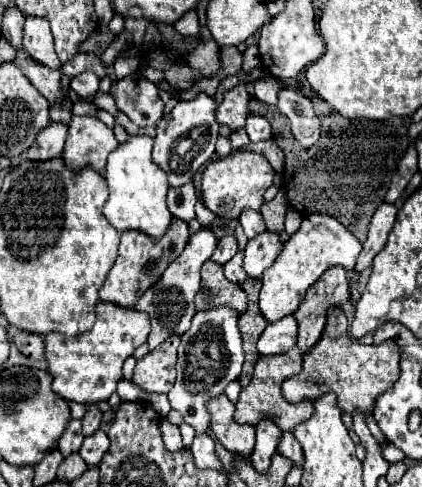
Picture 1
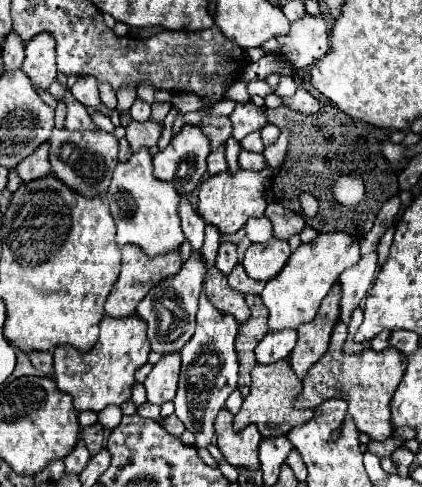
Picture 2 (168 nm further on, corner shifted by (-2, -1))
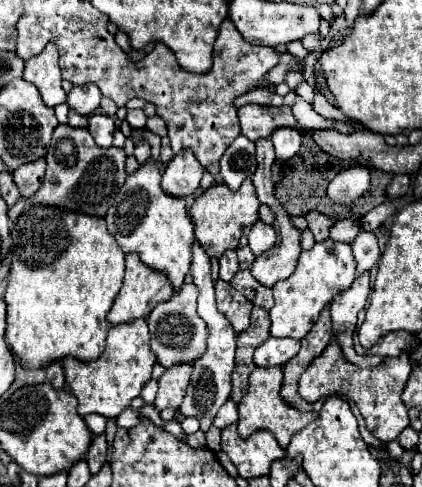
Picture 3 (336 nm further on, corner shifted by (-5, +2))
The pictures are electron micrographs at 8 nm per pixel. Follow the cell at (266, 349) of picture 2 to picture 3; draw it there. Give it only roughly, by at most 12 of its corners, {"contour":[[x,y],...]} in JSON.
{"contour":[[268,338],[256,366],[284,366],[300,350],[292,338]]}

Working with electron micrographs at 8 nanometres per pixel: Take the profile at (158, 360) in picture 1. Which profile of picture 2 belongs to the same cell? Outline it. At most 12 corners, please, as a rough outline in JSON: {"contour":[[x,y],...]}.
{"contour":[[169,353],[145,379],[147,401],[173,401],[181,355]]}

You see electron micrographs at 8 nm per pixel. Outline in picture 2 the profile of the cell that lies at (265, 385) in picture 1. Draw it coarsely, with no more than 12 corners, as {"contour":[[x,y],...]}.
{"contour":[[287,359],[255,365],[251,393],[233,421],[263,437],[311,420],[293,407],[303,383]]}

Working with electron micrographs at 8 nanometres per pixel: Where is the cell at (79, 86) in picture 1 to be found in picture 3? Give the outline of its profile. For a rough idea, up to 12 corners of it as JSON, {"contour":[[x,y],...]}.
{"contour":[[96,84],[74,86],[66,104],[70,110],[92,116],[100,108]]}

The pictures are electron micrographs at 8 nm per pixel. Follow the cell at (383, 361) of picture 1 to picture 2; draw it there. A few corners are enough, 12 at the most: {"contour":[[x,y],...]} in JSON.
{"contour":[[337,323],[293,405],[349,403],[373,441],[393,433],[389,401],[405,373],[397,349],[343,353]]}

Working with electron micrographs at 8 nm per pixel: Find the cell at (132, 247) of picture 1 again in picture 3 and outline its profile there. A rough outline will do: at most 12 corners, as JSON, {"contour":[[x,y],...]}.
{"contour":[[126,254],[110,324],[146,318],[174,290],[164,274]]}

